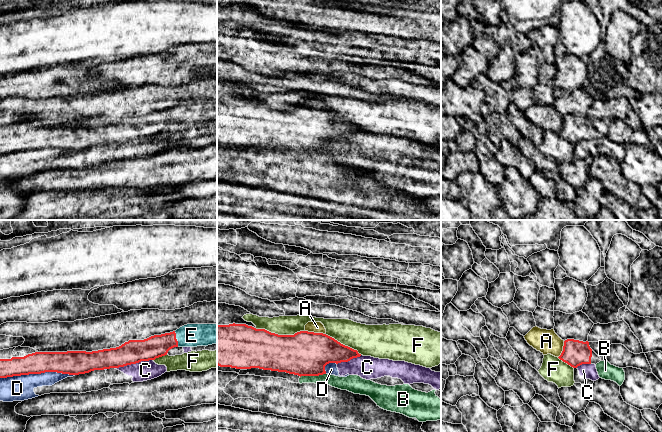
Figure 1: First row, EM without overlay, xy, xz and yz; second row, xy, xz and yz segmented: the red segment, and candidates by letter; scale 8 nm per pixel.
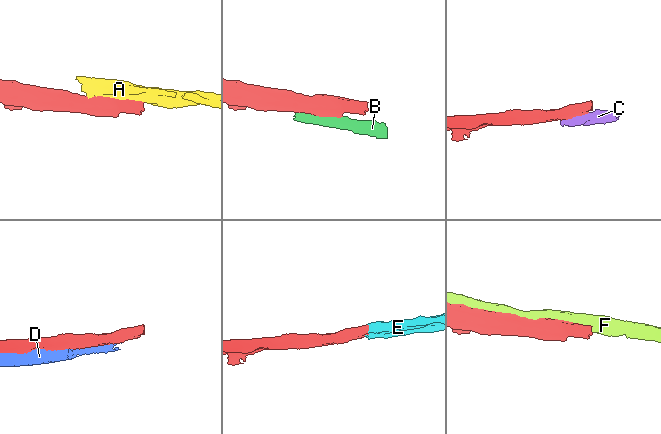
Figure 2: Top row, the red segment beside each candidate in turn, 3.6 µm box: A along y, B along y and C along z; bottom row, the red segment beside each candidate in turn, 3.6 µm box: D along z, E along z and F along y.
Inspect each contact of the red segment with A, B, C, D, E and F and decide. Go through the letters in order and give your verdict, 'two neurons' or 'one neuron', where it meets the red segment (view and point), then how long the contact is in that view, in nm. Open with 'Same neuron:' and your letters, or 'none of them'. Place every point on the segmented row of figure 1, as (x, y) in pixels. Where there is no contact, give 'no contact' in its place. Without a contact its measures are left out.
Same neuron: E
A: two neurons; contact xz (315, 333); length 160 nm
B: two neurons; contact xz (312, 375); length 220 nm
C: two neurons; contact xy (133, 363); length 320 nm
D: two neurons; contact xy (37, 373); length 600 nm
E: one neuron; contact xy (176, 339); length 130 nm
F: two neurons; contact xz (280, 335); length 400 nm

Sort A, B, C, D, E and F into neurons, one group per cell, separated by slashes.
A / B C D / E / F

